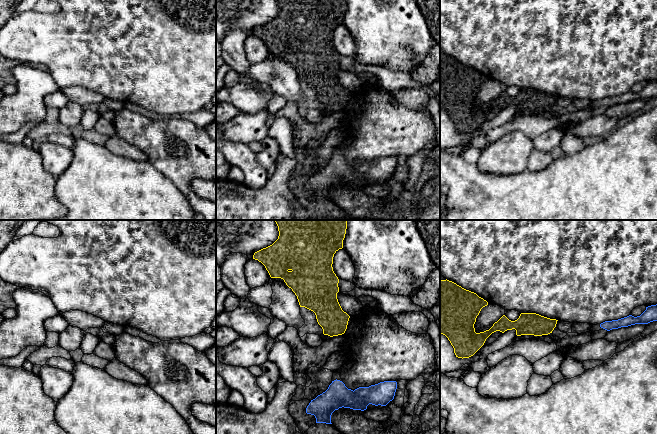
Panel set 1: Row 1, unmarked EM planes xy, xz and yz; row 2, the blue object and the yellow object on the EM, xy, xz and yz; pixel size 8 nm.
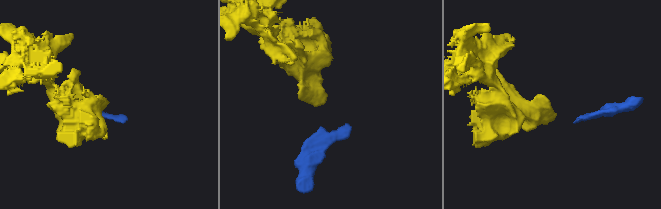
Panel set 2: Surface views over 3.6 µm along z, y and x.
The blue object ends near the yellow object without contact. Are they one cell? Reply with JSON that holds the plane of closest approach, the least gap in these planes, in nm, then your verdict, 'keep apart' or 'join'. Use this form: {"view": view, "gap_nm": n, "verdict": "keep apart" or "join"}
{"view": "xz", "gap_nm": 340, "verdict": "keep apart"}

